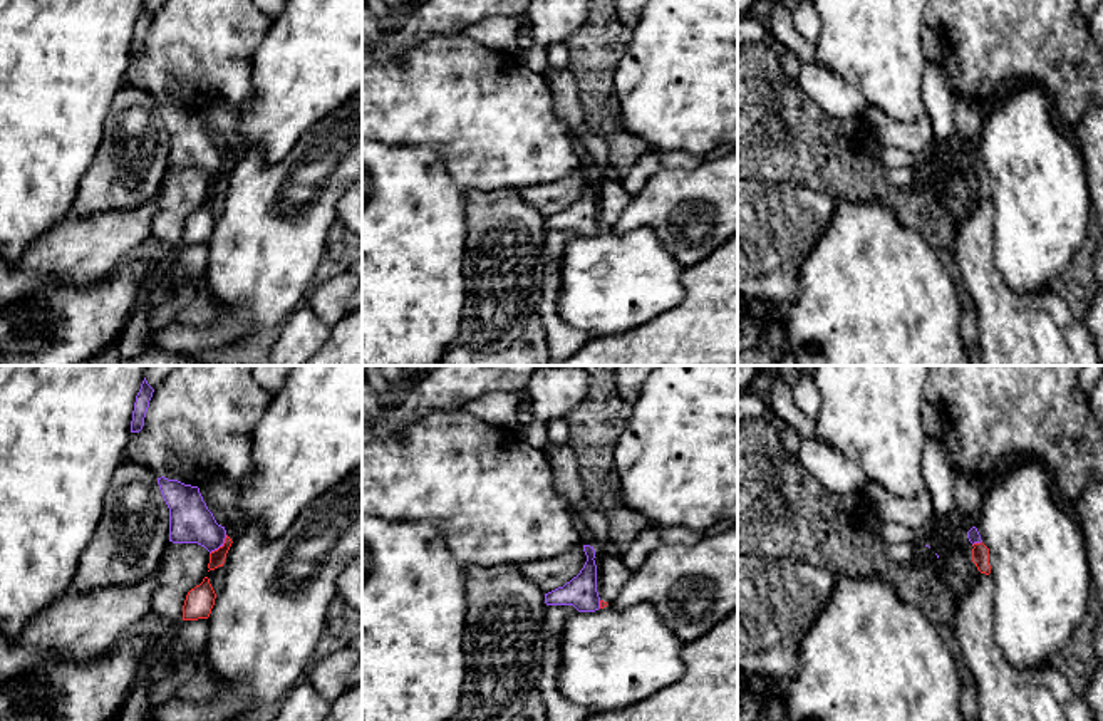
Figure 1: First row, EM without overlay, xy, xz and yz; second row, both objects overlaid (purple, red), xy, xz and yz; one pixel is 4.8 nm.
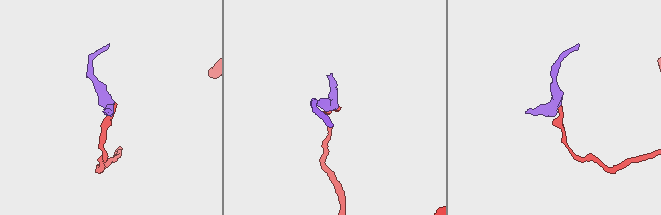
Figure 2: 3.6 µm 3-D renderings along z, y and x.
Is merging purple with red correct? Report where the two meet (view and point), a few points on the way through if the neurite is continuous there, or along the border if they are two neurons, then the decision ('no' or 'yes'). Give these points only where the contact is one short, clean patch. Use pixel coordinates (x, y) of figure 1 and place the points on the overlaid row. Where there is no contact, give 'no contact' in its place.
xy (220, 545) | along xy (227, 535), (210, 554) | no

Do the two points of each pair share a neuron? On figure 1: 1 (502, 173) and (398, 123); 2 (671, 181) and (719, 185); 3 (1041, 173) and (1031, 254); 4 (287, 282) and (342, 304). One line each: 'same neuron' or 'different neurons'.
1: same neuron
2: same neuron
3: same neuron
4: different neurons

